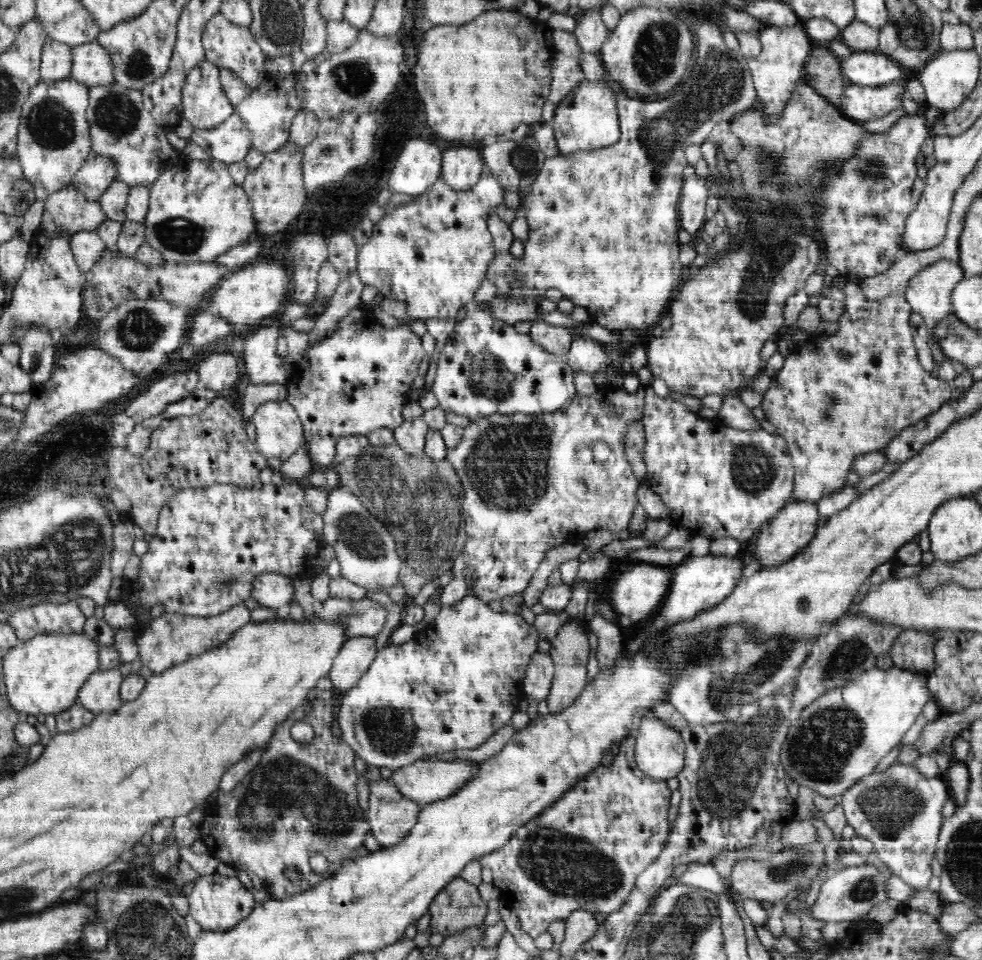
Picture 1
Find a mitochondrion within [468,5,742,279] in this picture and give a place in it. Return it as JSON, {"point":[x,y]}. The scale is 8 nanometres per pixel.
{"point":[655,54]}

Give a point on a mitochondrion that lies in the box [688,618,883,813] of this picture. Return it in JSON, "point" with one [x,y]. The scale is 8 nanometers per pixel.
{"point":[818,750]}

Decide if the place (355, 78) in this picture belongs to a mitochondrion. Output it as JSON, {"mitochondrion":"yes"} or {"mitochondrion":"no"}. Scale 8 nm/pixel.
{"mitochondrion":"yes"}

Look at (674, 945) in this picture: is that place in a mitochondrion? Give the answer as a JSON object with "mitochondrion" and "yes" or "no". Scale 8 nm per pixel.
{"mitochondrion":"yes"}

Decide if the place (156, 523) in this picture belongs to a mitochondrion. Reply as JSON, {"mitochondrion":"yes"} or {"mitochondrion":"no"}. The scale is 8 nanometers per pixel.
{"mitochondrion":"no"}

